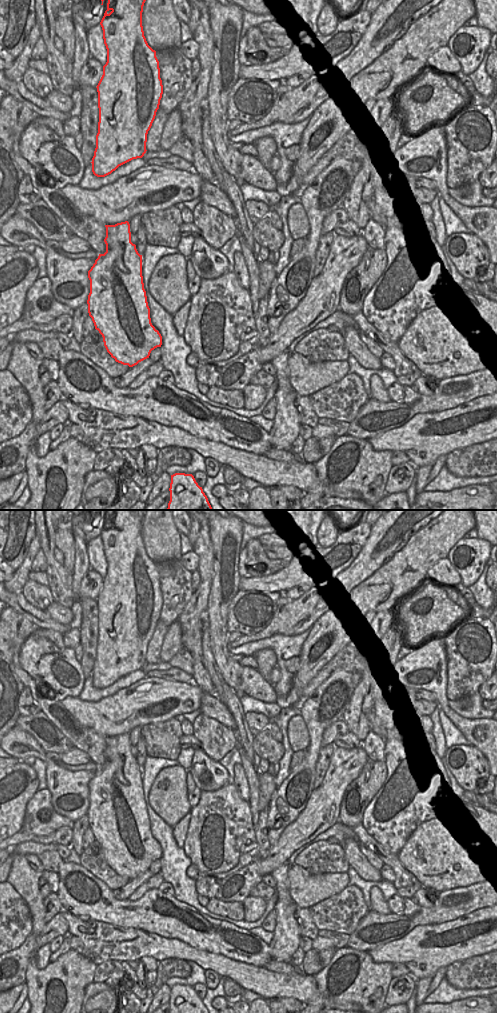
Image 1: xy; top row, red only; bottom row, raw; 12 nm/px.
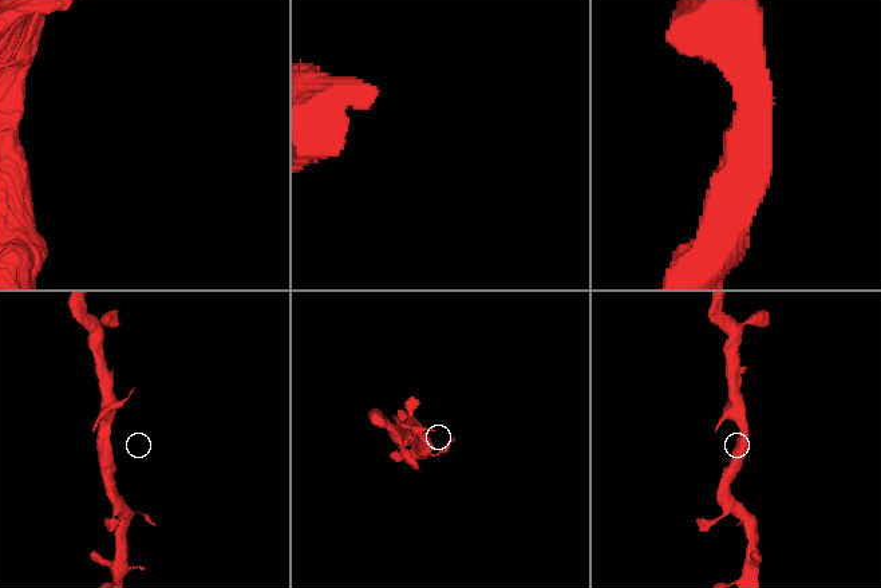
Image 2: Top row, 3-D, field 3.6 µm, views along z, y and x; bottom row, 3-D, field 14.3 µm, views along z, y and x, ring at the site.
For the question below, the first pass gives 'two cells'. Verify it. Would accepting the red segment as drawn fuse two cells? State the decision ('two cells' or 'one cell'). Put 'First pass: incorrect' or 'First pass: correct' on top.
First pass: correct
two cells

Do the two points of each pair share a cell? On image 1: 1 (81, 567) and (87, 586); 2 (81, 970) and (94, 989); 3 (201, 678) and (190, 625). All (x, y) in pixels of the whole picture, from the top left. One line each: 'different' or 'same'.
1: different
2: different
3: same

